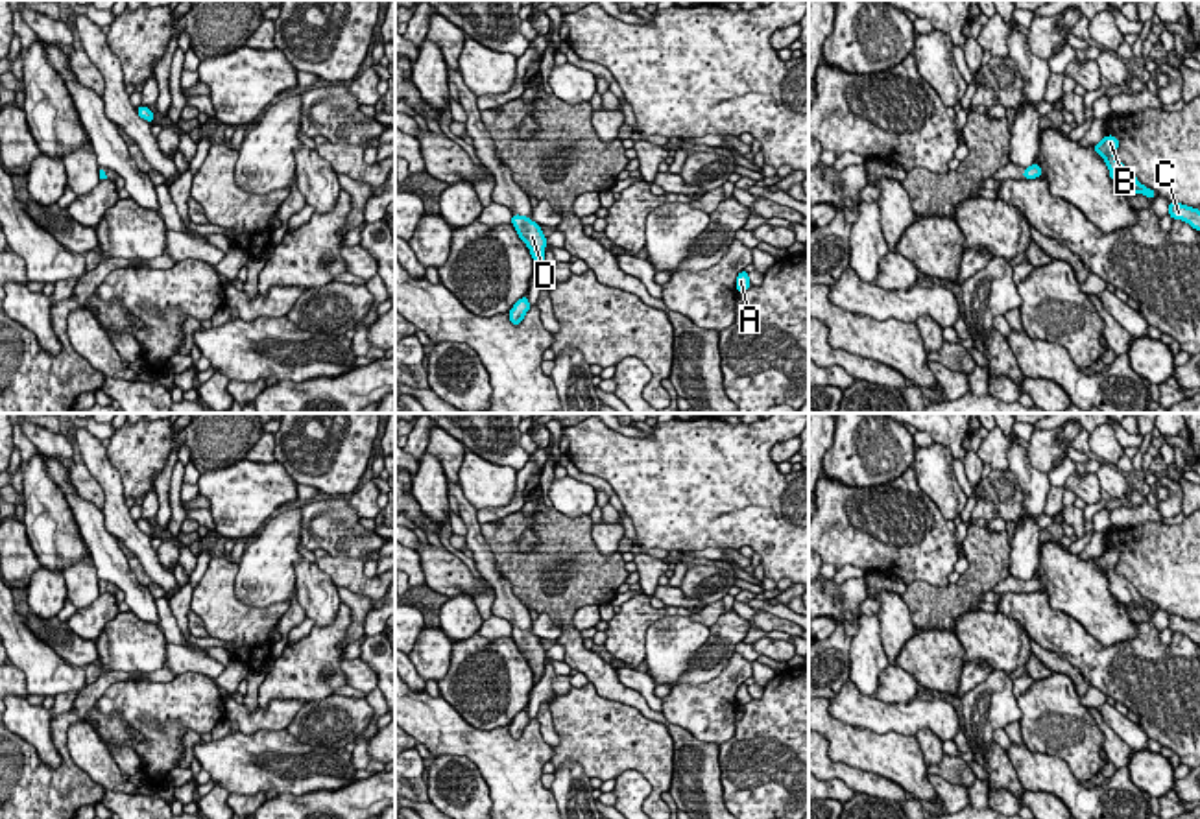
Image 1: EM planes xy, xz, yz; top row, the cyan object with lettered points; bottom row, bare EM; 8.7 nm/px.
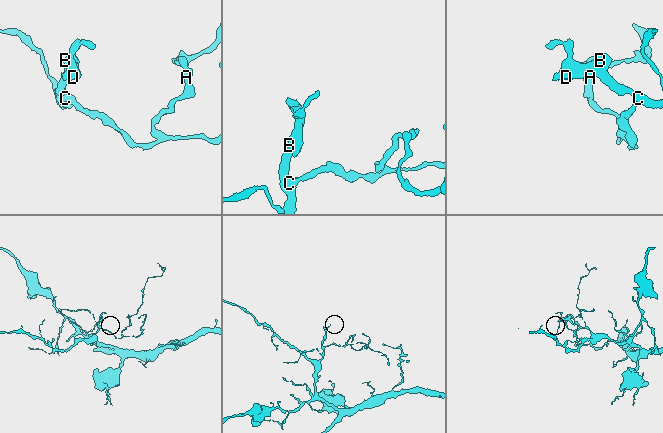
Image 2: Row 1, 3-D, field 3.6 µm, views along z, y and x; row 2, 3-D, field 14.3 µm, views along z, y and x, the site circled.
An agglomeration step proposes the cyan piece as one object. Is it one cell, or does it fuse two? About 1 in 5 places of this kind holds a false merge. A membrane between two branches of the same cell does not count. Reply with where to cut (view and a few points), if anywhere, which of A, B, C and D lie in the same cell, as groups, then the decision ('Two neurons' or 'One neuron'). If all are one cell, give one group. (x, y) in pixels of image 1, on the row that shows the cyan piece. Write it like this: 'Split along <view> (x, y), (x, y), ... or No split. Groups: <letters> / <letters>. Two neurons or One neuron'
No split. Groups: A B C D. One neuron

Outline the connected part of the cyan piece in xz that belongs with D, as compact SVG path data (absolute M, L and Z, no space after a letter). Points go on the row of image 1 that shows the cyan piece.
M513 214L511 225L519 238L528 245L530 255L534 256L534 269L537 271L545 262L546 236L541 232L541 227L526 216Z

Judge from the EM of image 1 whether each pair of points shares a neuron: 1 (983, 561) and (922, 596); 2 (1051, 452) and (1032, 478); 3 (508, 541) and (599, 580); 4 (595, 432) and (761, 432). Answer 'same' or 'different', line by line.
1: same
2: different
3: same
4: same

